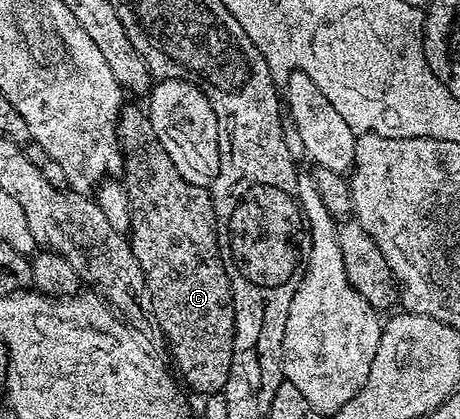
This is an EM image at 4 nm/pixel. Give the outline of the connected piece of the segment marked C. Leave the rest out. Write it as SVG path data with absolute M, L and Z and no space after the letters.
M128 102L121 107L116 133L120 136L120 151L124 154L122 180L128 189L132 207L132 253L134 258L138 258L138 266L142 266L144 271L152 309L160 330L164 333L166 348L172 351L172 360L177 368L175 371L178 376L180 371L179 379L185 385L188 383L196 392L223 393L230 378L236 311L232 305L230 278L224 269L211 191L186 182L186 178L178 174L170 154L166 154L162 142L158 142L158 134L154 134L154 126L148 121L147 111L141 105L139 108Z

